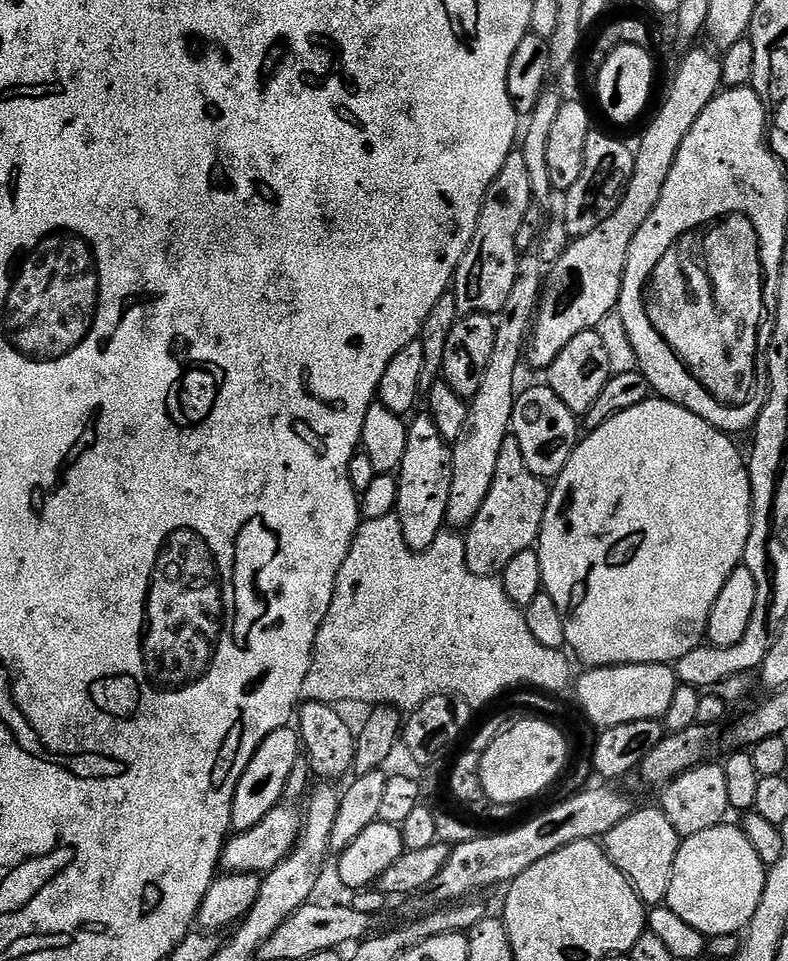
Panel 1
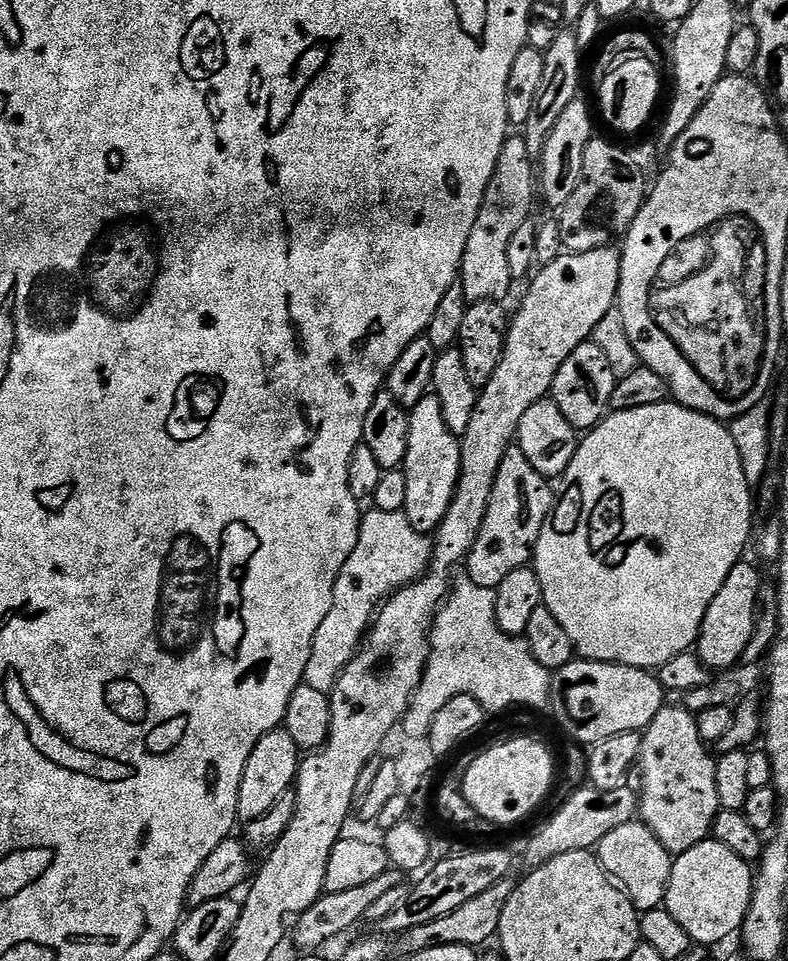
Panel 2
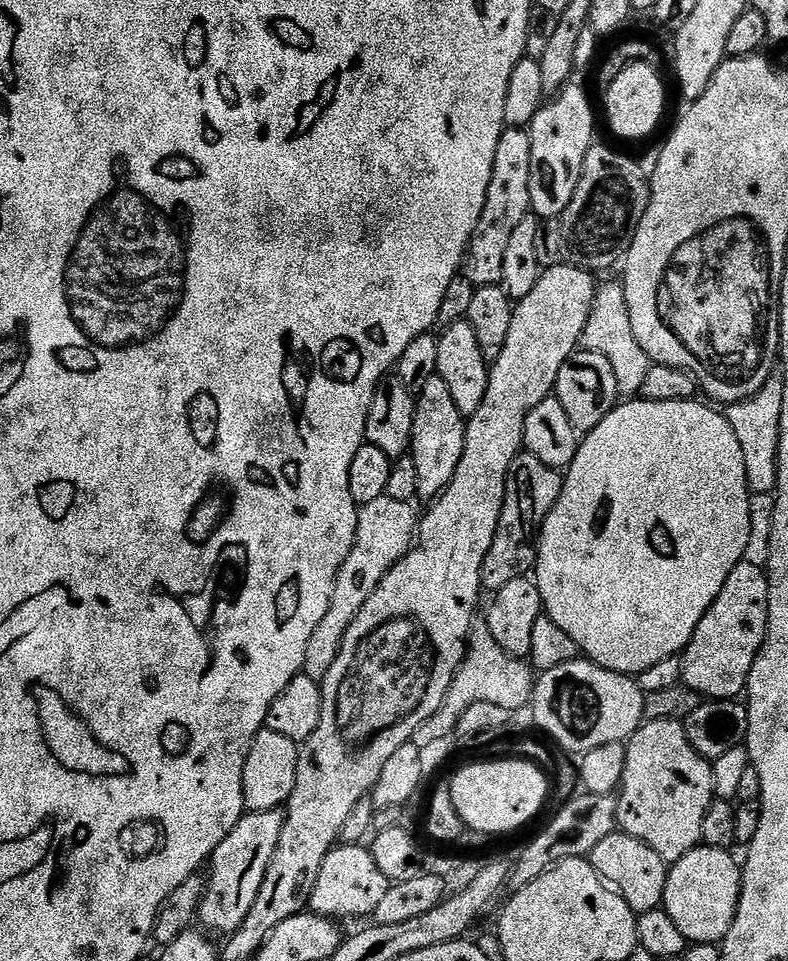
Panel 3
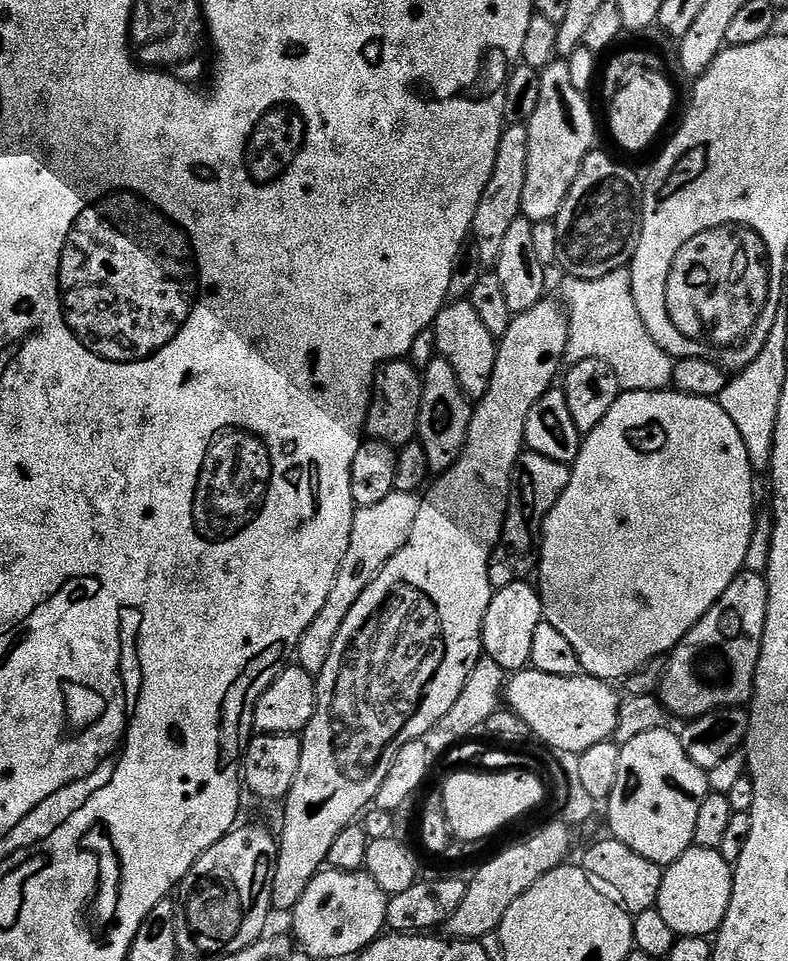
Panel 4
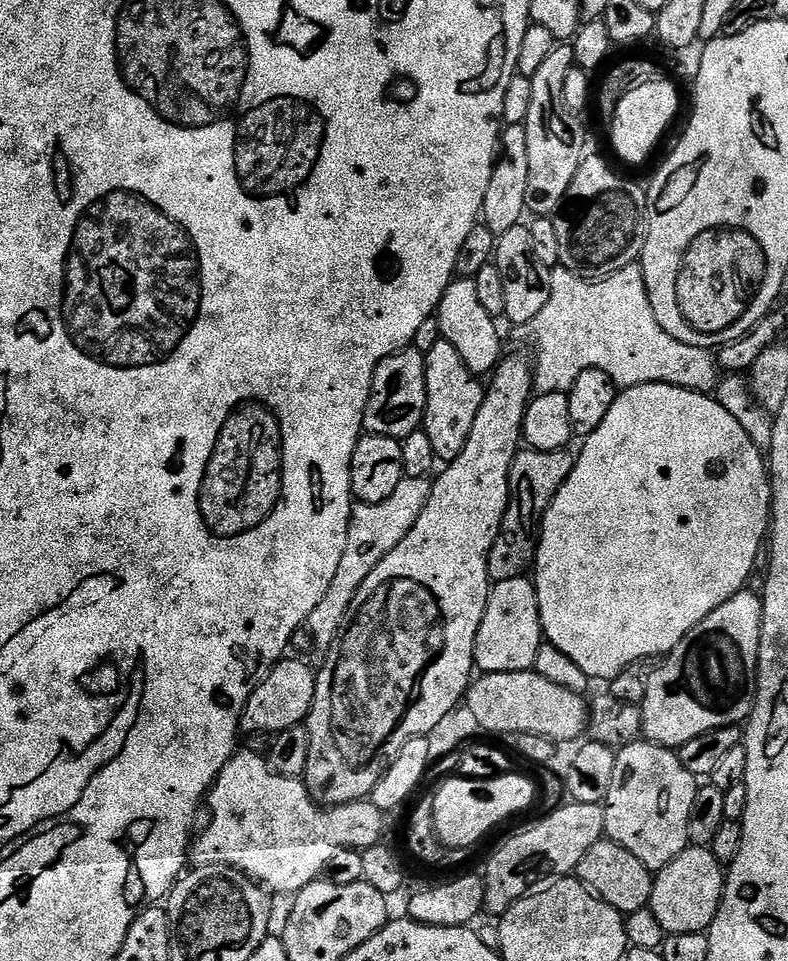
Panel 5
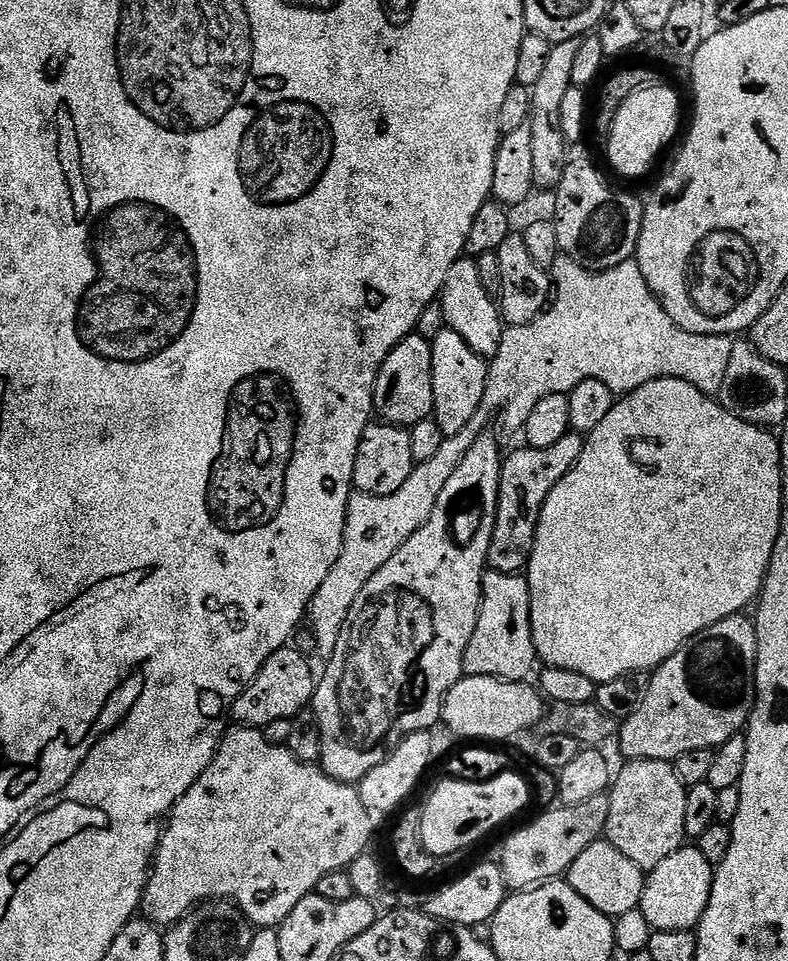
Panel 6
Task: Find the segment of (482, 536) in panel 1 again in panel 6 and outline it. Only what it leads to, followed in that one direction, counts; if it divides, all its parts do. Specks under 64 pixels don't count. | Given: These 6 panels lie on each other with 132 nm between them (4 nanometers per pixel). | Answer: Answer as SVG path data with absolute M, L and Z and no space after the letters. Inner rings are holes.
M569 431L554 446L530 448L521 446L517 452L503 457L500 466L500 493L496 507L496 525L488 551L488 568L494 572L523 573L528 567L536 541L536 527L546 498L562 478L580 461L585 437Z

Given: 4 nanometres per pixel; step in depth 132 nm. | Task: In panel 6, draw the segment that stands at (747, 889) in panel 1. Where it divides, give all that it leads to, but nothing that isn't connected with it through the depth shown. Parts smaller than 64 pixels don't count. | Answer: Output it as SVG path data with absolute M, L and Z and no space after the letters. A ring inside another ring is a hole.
M699 847L679 848L666 862L658 862L658 866L647 873L639 910L646 914L646 922L657 932L693 931L710 902L713 875L714 865L702 858Z

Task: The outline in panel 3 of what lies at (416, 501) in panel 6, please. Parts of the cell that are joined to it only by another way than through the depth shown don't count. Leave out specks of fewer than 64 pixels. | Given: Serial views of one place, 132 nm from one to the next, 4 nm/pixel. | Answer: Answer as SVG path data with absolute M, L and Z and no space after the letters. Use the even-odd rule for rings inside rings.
M601 283L596 289L596 300L590 310L590 318L586 322L586 330L580 339L583 351L597 352L605 356L614 366L614 374L618 378L618 390L621 397L636 398L640 396L642 382L646 382L646 374L650 361L646 350L638 346L638 338L634 338L634 326L630 326L630 314L626 306L626 294L623 283ZM385 494L359 509L356 541L340 573L336 575L330 610L326 610L322 622L318 622L310 643L306 645L303 675L321 682L326 678L330 666L334 666L334 658L338 658L338 650L342 646L342 638L346 638L346 630L350 630L350 622L358 618L358 610L362 610L382 578L386 578L388 571L412 549L418 535L418 512L416 516L412 507L409 501L390 498Z

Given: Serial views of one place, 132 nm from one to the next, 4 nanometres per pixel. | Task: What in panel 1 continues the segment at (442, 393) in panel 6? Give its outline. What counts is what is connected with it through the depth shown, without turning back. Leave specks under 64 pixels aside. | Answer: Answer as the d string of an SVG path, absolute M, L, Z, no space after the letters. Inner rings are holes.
M415 416L411 417L408 424L406 455L398 469L400 485L394 514L400 519L406 546L410 546L412 552L421 552L429 548L434 538L438 538L438 534L446 528L446 502L450 502L452 481L452 450L449 441L438 434L438 428L434 426L431 416Z

